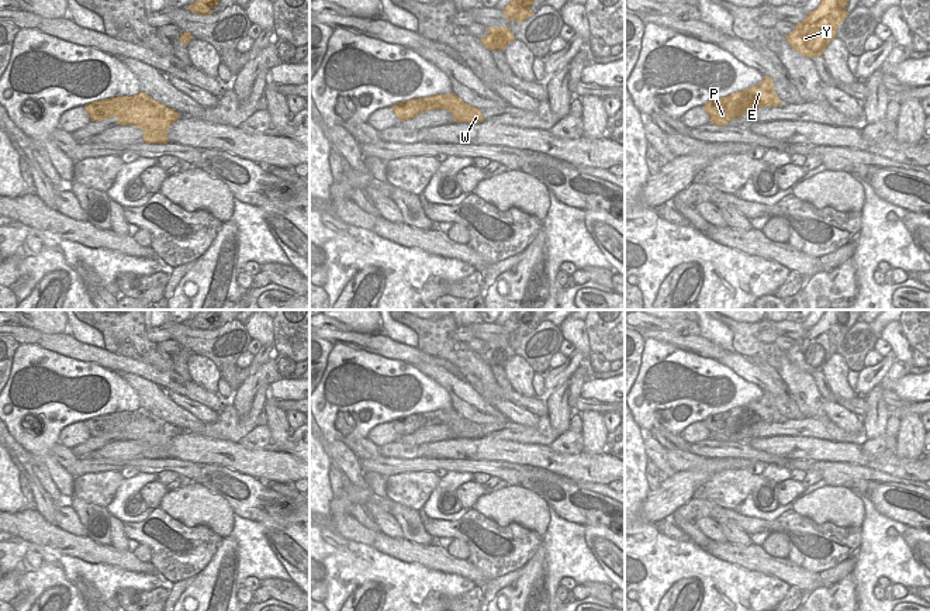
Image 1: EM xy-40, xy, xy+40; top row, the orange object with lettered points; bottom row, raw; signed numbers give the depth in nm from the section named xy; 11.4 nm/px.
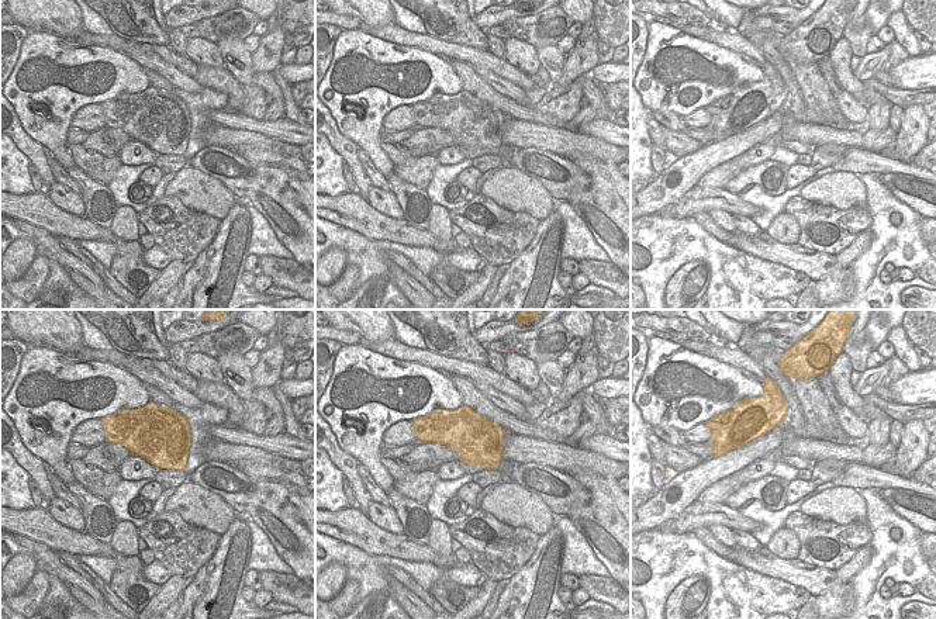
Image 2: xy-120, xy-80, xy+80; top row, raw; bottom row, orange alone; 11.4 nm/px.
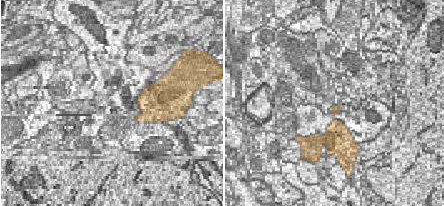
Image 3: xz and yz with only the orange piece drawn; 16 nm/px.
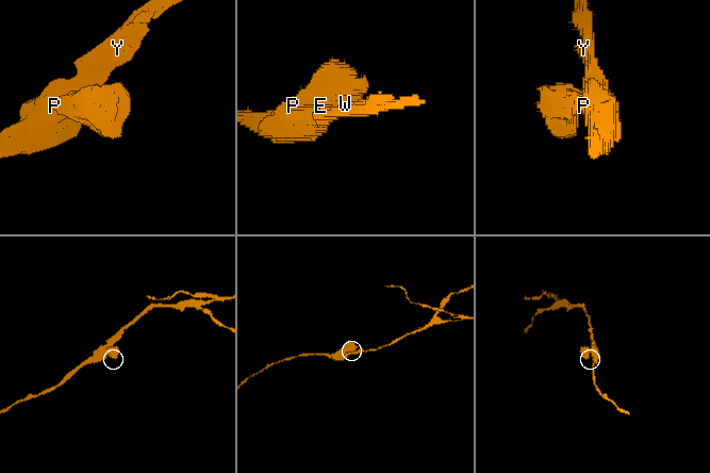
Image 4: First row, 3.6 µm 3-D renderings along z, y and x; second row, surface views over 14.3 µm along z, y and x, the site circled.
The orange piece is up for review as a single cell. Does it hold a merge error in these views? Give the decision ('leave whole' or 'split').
leave whole

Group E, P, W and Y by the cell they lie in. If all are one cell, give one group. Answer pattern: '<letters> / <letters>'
E P W Y

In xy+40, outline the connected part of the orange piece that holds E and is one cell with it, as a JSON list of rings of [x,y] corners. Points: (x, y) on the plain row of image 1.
[[[765,391],[757,401],[711,415],[702,422],[709,429],[711,439],[720,442],[758,422],[778,422],[779,420],[782,417],[775,410],[774,397]]]

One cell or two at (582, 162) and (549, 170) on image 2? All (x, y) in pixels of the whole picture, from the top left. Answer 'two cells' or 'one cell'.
two cells

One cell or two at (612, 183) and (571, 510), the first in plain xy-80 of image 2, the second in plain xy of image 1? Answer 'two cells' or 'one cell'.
two cells

